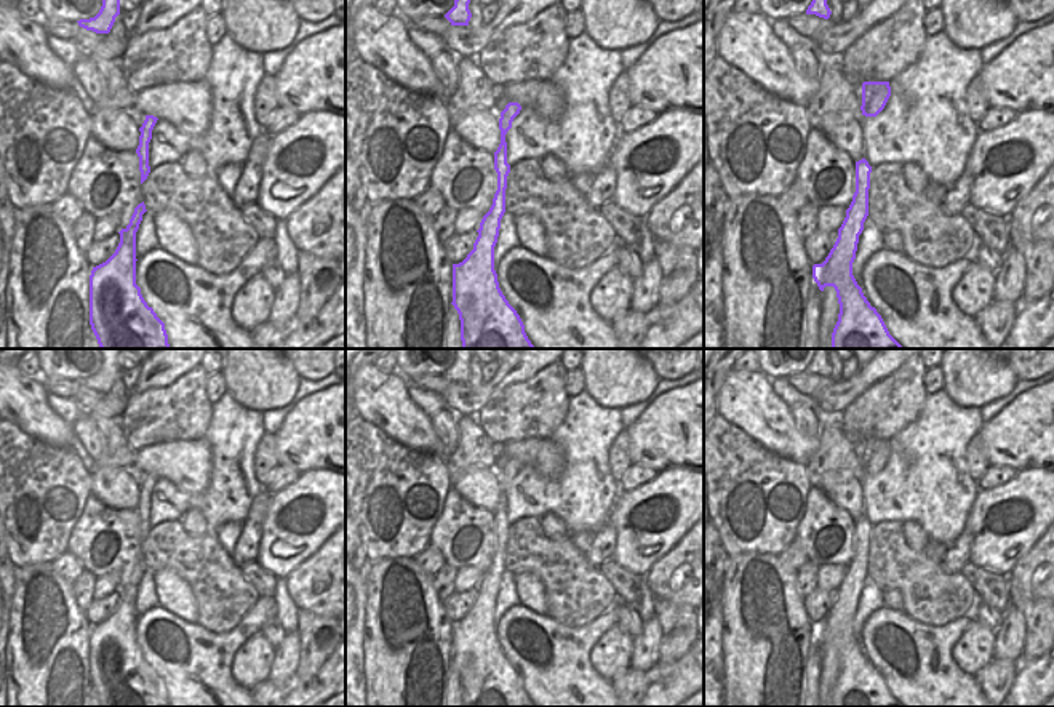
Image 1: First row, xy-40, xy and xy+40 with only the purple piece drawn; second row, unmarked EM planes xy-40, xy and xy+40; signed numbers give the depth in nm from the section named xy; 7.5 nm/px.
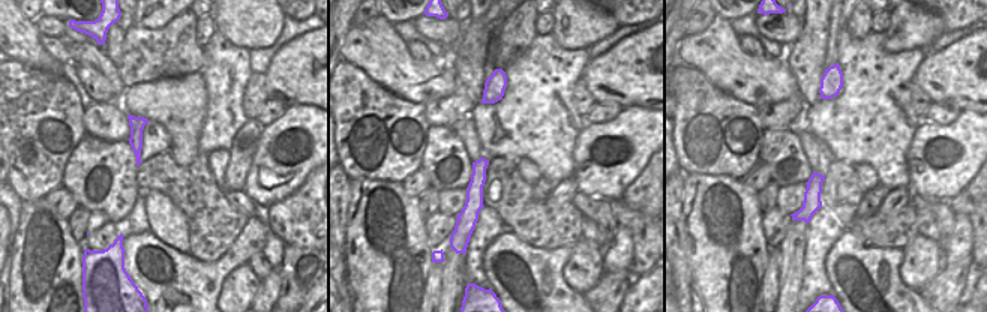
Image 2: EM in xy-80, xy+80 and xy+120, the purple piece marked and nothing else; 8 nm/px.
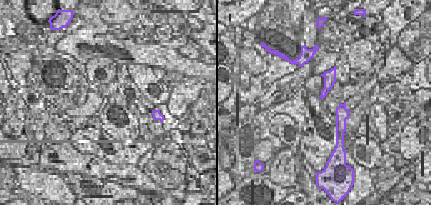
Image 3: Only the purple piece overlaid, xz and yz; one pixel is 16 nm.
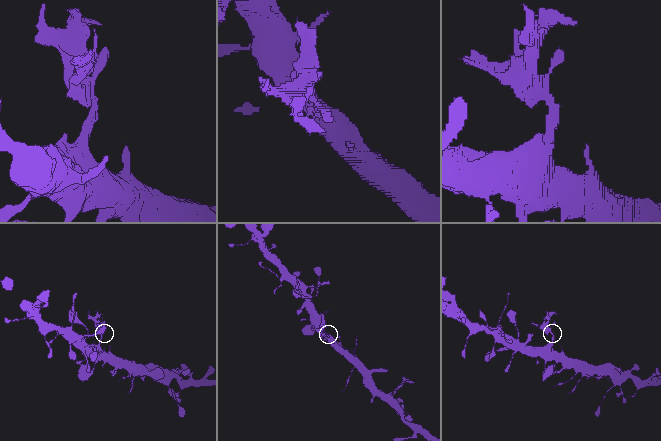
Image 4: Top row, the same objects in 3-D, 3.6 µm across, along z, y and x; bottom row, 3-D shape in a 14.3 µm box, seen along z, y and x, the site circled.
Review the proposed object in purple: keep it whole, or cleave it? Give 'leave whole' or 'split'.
split

